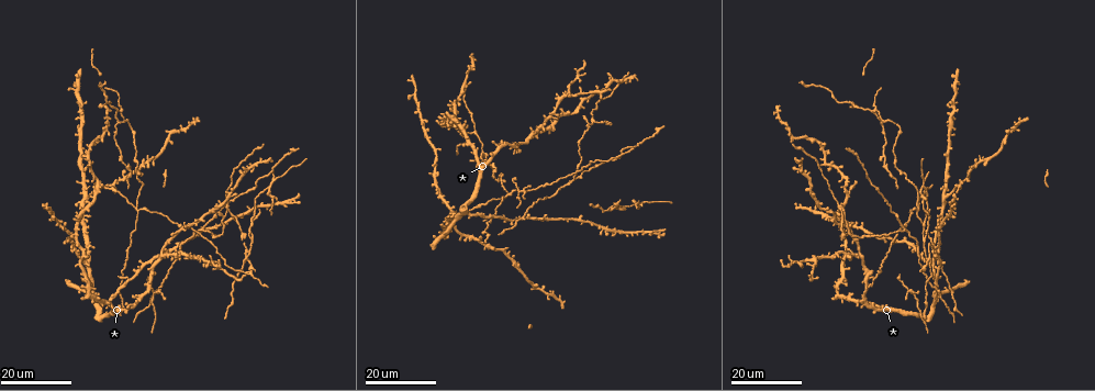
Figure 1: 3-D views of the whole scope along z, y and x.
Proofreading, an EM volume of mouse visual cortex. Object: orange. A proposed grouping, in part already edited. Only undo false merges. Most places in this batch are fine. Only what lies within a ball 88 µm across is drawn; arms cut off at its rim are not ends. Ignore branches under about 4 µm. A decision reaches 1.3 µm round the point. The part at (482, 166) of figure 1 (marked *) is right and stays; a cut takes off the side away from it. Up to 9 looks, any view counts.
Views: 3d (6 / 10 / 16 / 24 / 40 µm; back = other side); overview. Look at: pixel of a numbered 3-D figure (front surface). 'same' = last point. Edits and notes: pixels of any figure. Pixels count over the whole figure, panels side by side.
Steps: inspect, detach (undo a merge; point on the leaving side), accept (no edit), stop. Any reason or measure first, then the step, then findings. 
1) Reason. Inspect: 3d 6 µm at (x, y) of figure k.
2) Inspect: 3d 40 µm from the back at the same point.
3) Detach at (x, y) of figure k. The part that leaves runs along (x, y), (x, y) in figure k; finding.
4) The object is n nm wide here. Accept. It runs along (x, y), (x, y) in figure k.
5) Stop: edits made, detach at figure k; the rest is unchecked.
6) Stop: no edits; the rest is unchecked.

Inspect: 3d 16 µm at (137, 209) of figure 1.

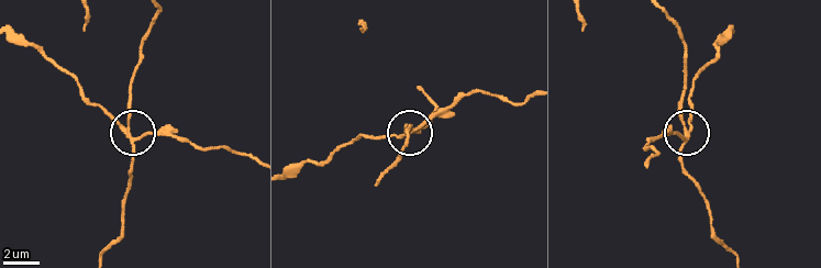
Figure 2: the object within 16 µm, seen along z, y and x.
Inspect: 3d 10 µm at (684, 139) of figure 2.

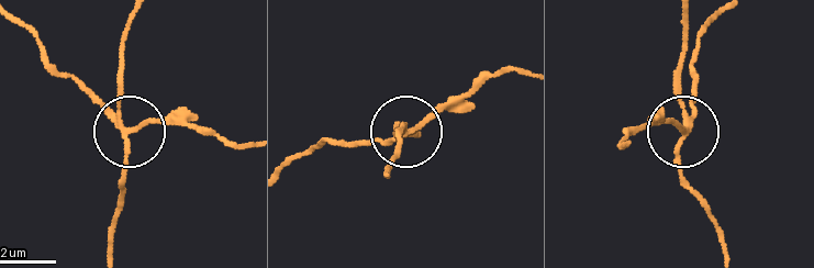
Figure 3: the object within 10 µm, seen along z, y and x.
4 arms meet here. Detach at (93, 96) of figure 3. The part that leaves runs along (126, 130), (188, 122), (244, 144) in figure 3; two neurons meet here.

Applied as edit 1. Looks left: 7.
Inspect: overview.

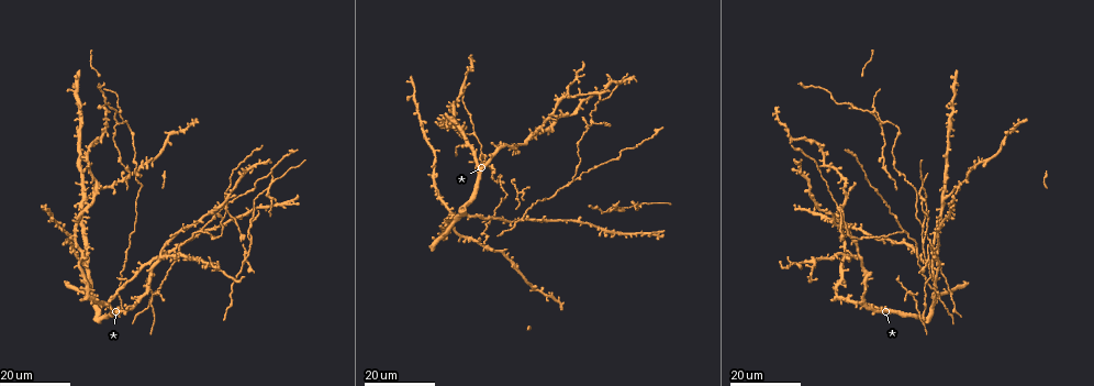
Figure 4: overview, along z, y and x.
Inspect: 3d 24 µm at (517, 192) of figure 4.

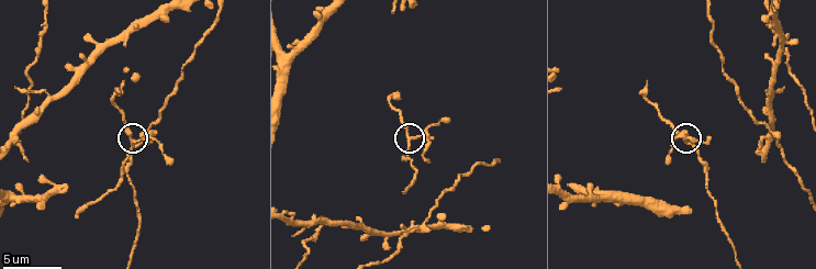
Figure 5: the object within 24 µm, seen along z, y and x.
Zoom in. Inspect: 3d 6 µm at (409, 137) of figure 5.

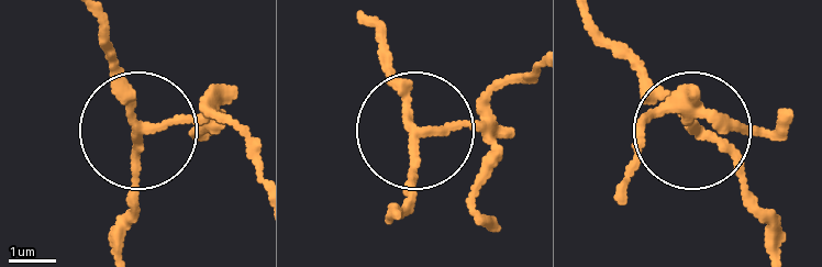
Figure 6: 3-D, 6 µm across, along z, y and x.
Accept. One neuron here.

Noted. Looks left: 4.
A fork. Inspect: 3d 24 µm at (202, 230) of figure 4.

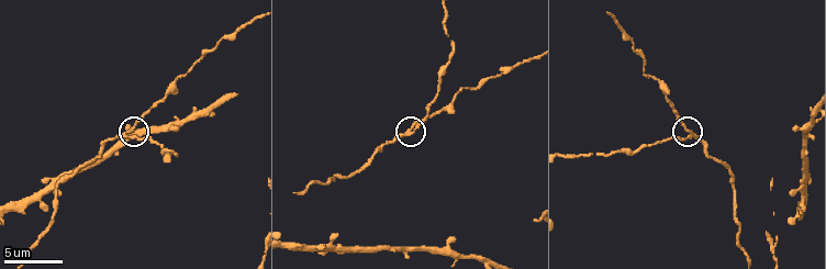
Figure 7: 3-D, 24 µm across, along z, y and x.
Inspect: 3d 10 µm at (130, 130) of figure 7.

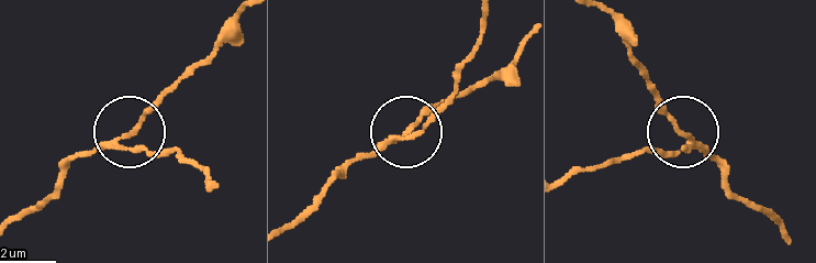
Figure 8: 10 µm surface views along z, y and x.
3 arms meet here. Accept. It runs along (563, 184), (649, 151), (682, 145), (645, 81) in figure 8; continuous, no second neuron.

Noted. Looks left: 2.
Looks like a crossing. Inspect: 3d 16 µm at (228, 211) of figure 4.

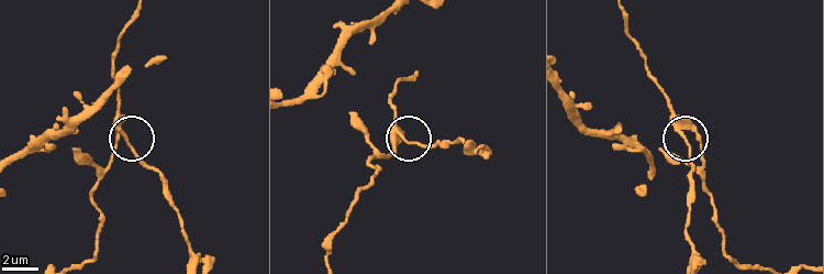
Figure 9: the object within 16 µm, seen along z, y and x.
Closer look. Inspect: 3d 10 µm at (680, 131) of figure 9.

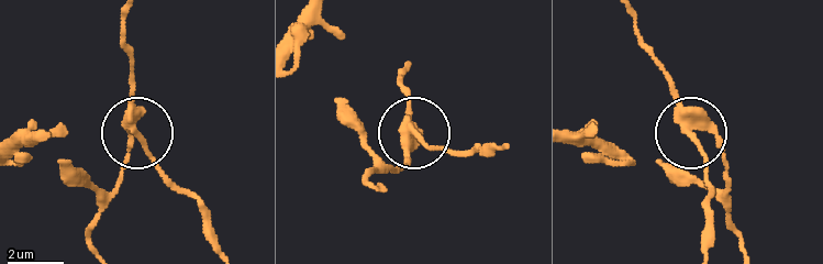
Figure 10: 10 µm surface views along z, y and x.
5 arms meet here. Detach at (146, 151) of figure 10. The part that leaves runs along (679, 127), (708, 166), (708, 251) in figure 10; two neurons meet here.

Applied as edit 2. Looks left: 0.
Stop: edits made, detach at figure 3, detach at figure 10; the rest is unchecked.

